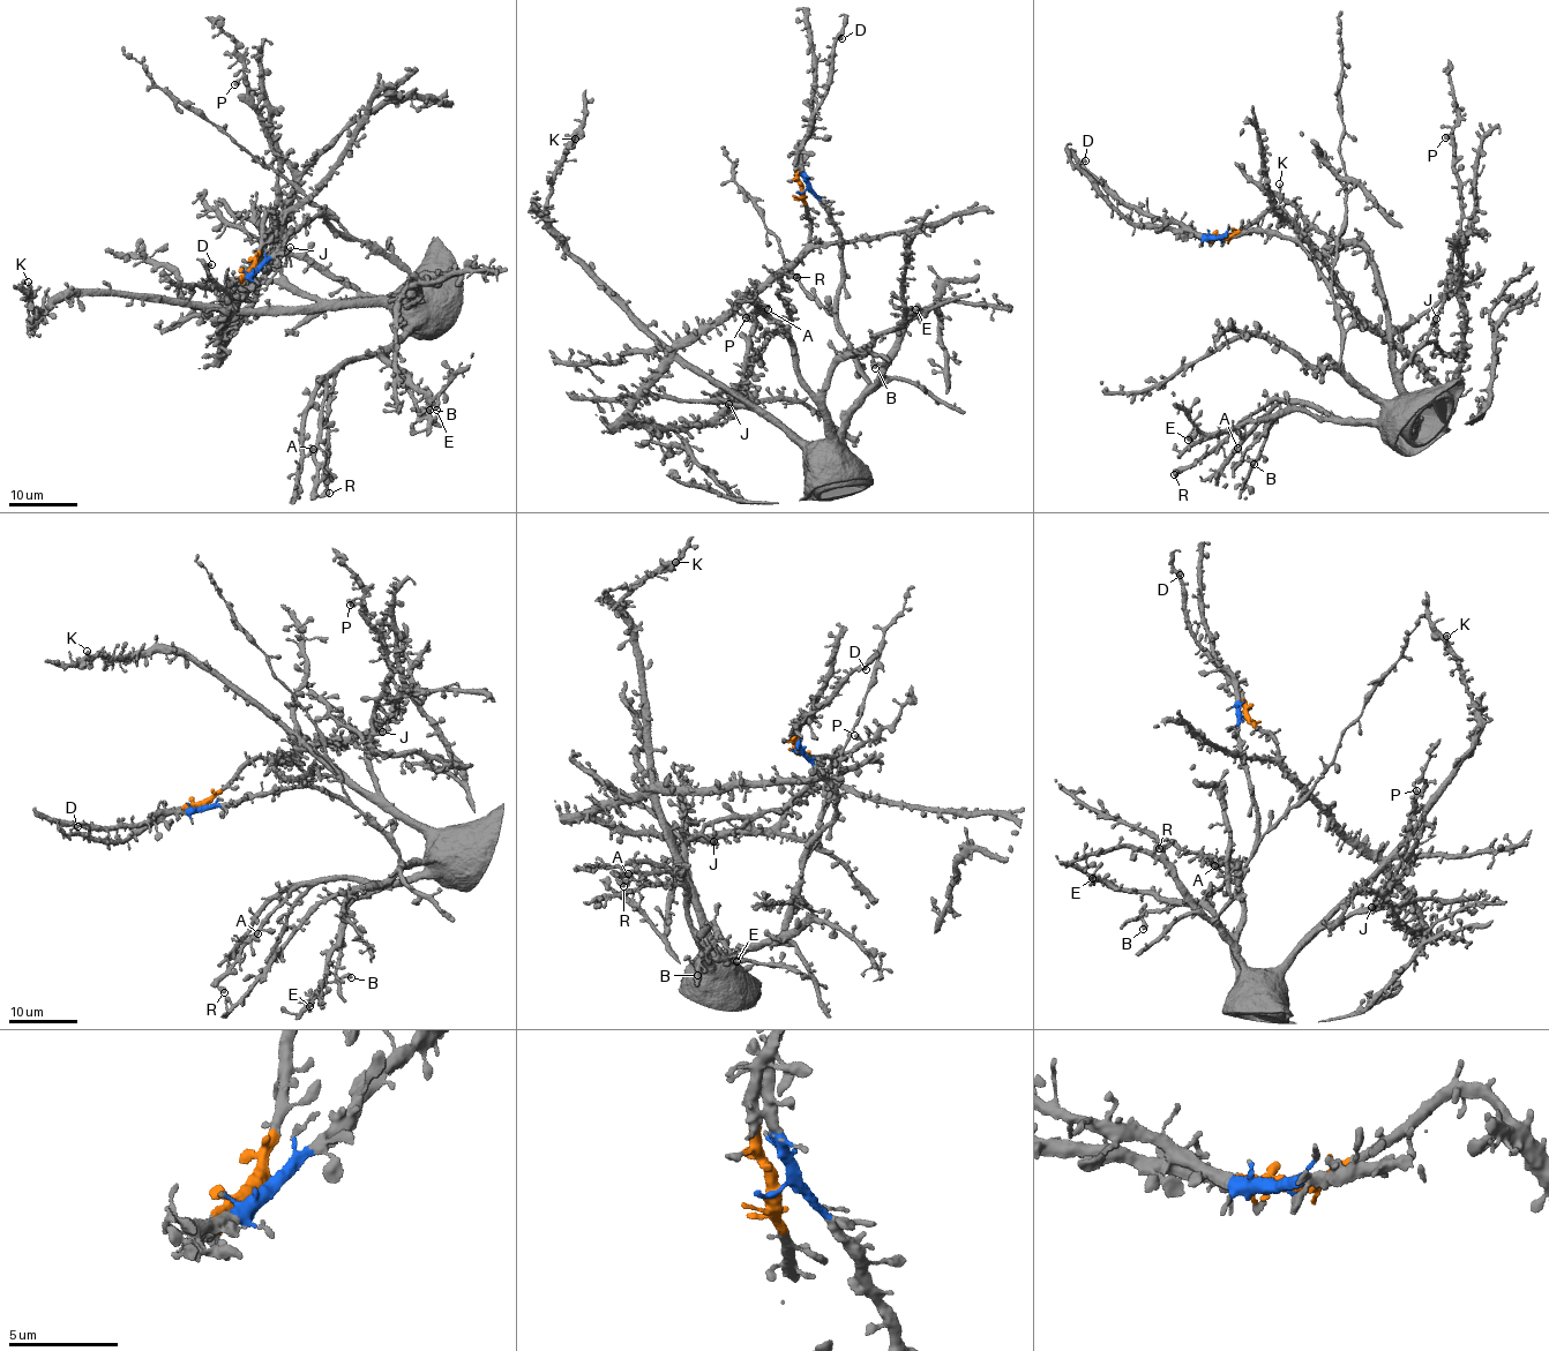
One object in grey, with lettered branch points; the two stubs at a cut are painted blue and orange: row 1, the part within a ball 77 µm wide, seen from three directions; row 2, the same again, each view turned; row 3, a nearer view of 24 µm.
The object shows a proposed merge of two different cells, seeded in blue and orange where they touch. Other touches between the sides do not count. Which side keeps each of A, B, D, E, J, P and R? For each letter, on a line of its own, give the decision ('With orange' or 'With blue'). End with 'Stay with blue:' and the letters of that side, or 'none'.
A: With blue
B: With blue
D: With orange
E: With blue
J: With blue
P: With blue
R: With blue
Stay with blue: A, B, E, J, P, R

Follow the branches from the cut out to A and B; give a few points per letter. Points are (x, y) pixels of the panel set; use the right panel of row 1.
A: (1221, 240), (1300, 241), (1323, 272), (1341, 369), (1381, 406), (1356, 419), (1282, 402), (1237, 448)
B: (1221, 240), (1300, 241), (1323, 272), (1341, 369), (1381, 406), (1377, 418), (1278, 417), (1243, 455), (1252, 464)

